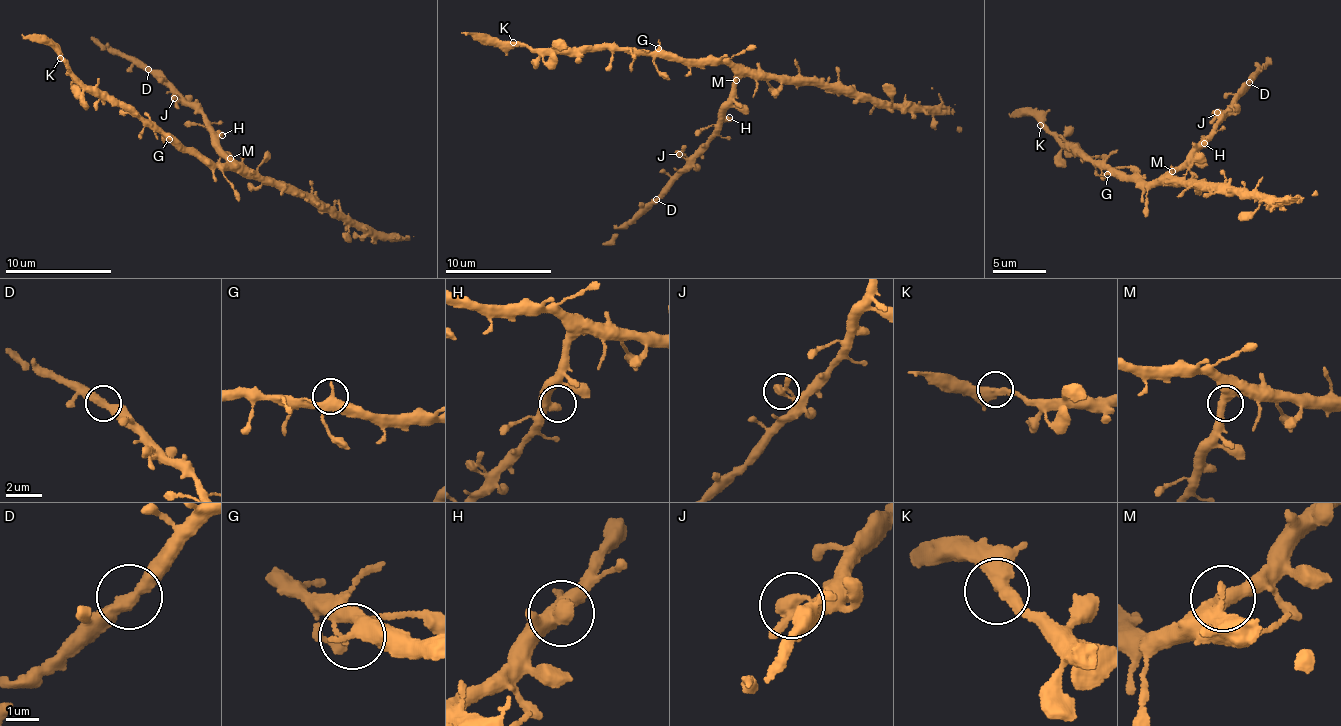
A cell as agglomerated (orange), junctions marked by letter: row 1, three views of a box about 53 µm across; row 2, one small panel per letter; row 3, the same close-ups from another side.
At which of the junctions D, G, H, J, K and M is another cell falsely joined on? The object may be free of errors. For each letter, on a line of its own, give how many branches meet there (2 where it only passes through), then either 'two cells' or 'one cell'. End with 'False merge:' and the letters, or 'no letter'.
D: branches 2; one cell
G: branches 3; one cell
H: branches 2; one cell
J: branches 2; one cell
K: branches 2; one cell
M: branches 2; one cell
False merge: no letter

